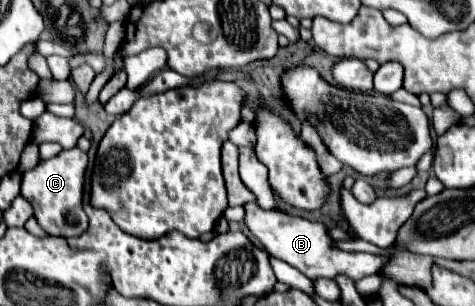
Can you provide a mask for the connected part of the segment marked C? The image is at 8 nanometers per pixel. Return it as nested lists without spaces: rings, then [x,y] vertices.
[[[77,146],[71,150],[61,150],[57,156],[37,164],[33,170],[23,174],[21,196],[29,200],[35,210],[35,218],[39,226],[51,234],[61,238],[81,236],[87,230],[87,214],[83,212],[83,176],[87,168],[87,154]]]

